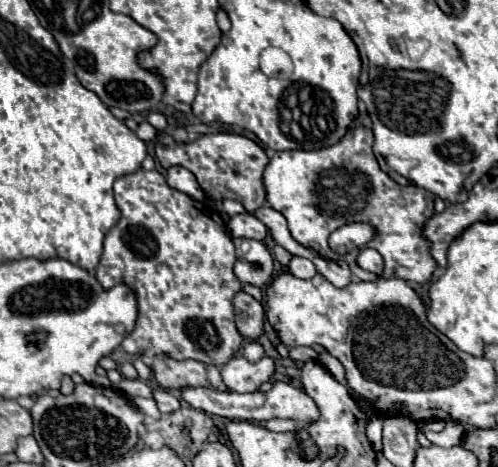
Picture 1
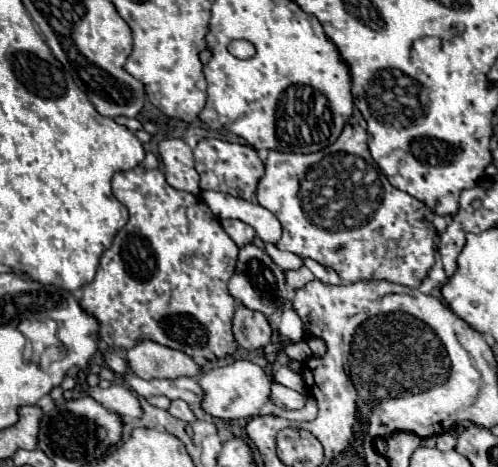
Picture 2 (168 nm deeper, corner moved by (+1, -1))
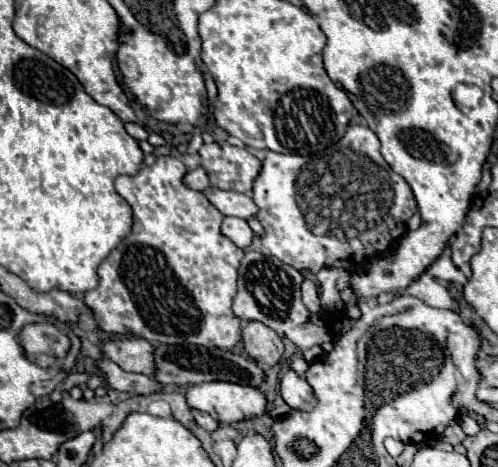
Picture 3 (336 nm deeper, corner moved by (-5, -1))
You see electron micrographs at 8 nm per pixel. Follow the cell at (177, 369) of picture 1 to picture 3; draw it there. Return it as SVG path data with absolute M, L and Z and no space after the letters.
M141 337L103 341L101 351L105 359L117 363L123 371L151 375L155 369L153 345Z

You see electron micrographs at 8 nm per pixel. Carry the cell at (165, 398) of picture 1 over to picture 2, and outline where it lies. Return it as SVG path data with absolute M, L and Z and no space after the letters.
M171 401L169 409L167 409L173 417L181 419L181 421L195 421L195 415L191 411L191 407L185 401Z

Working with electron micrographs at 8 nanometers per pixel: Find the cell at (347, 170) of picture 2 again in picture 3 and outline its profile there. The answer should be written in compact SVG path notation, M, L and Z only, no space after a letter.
M349 125L347 133L343 135L343 139L335 145L331 145L327 149L327 153L323 153L321 157L301 157L301 155L281 155L281 153L267 153L263 165L261 165L261 171L253 183L253 201L257 205L257 213L255 213L255 219L263 225L263 237L259 237L263 249L279 259L283 259L285 263L293 265L295 269L307 269L311 273L317 273L321 267L341 267L341 269L347 269L347 271L355 271L359 269L369 257L377 257L381 253L385 253L391 243L397 243L401 239L401 235L405 233L405 221L413 215L417 203L415 203L415 197L411 193L411 187L407 185L407 181L397 175L395 171L391 171L391 167L385 163L385 159L381 157L379 153L379 139L377 135L365 127L365 125Z

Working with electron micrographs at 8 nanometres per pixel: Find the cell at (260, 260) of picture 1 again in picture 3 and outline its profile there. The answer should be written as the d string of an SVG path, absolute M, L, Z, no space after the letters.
M247 251L239 265L239 287L233 301L233 313L241 323L259 321L271 327L277 335L293 341L301 351L319 343L324 352L329 353L333 345L333 337L329 331L321 331L319 327L309 323L309 311L301 301L301 283L305 275L295 267L283 263L281 259L267 257L257 251Z

